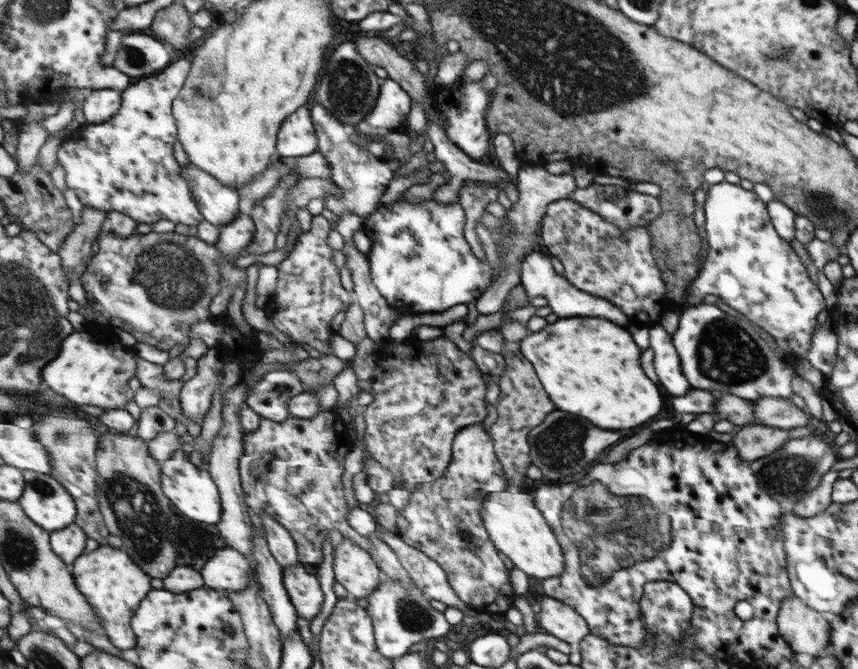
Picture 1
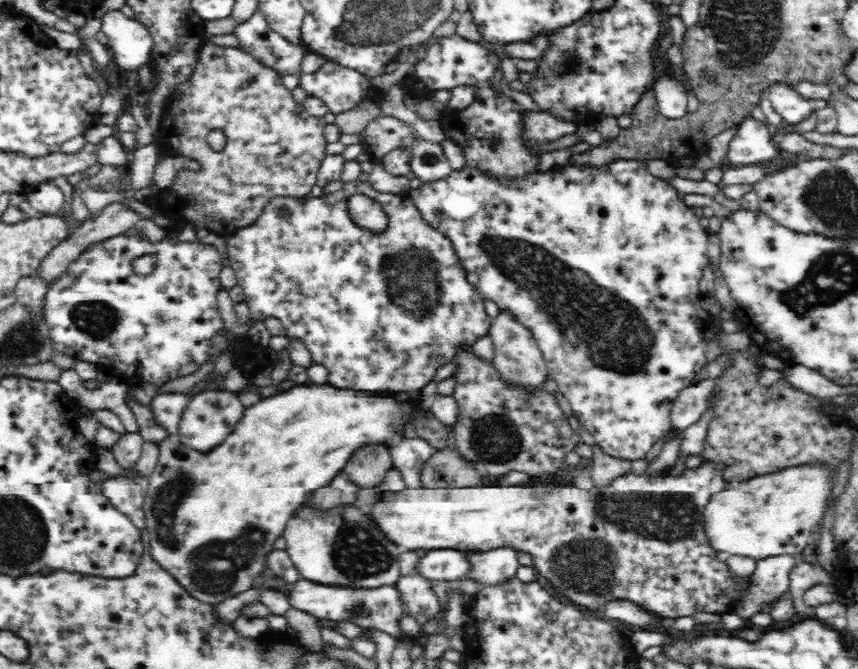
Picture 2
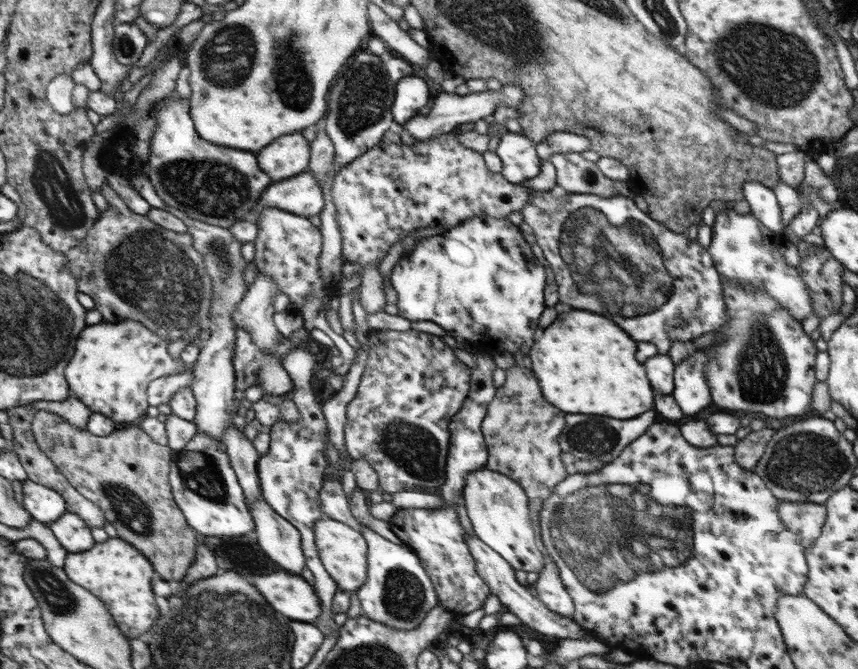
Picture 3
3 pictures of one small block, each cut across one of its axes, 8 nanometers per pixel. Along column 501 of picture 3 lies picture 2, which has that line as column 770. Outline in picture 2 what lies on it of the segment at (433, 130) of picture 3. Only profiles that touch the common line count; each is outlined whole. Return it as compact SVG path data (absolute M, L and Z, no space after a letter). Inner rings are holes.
M785 80L769 85L767 94L774 110L782 116L784 126L808 120L812 112L828 106L824 99L810 99L800 95Z

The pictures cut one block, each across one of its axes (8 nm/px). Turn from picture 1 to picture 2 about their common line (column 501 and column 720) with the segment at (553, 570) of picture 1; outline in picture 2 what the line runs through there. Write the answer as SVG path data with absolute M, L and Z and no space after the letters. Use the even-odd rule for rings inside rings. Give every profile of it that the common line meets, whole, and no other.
M792 466L778 473L758 476L740 483L731 484L723 491L711 495L704 507L703 523L708 543L716 552L724 552L728 556L752 558L754 562L776 558L776 556L802 557L804 548L812 542L810 532L822 522L826 512L826 498L830 494L828 474L820 466Z

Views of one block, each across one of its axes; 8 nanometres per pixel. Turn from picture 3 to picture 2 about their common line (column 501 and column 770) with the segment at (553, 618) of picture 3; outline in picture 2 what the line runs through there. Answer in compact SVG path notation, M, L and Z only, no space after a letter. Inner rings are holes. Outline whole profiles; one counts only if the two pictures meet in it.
M776 556L756 562L752 575L752 586L744 594L744 600L735 613L743 620L761 614L768 604L774 604L789 591L789 574L801 558L798 556Z

